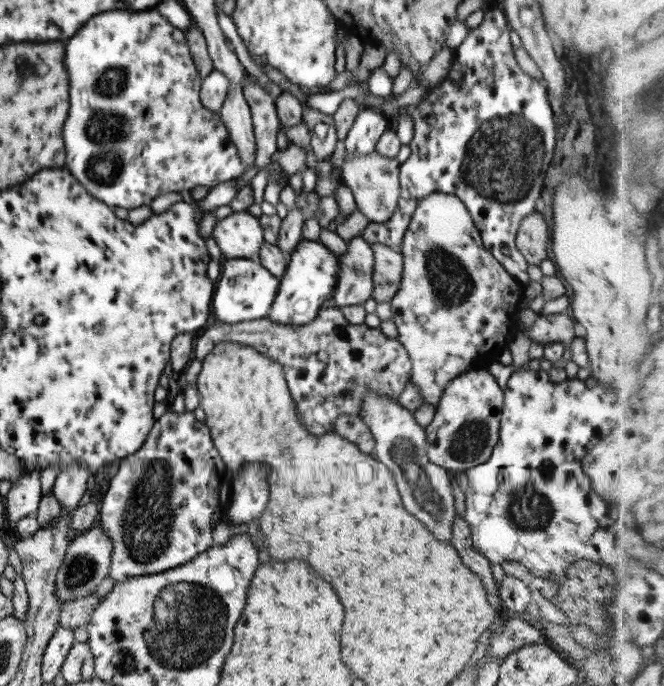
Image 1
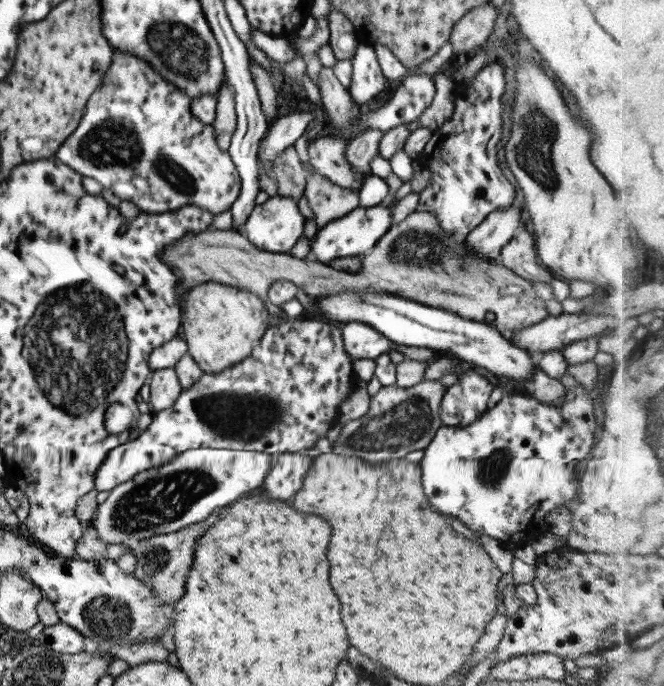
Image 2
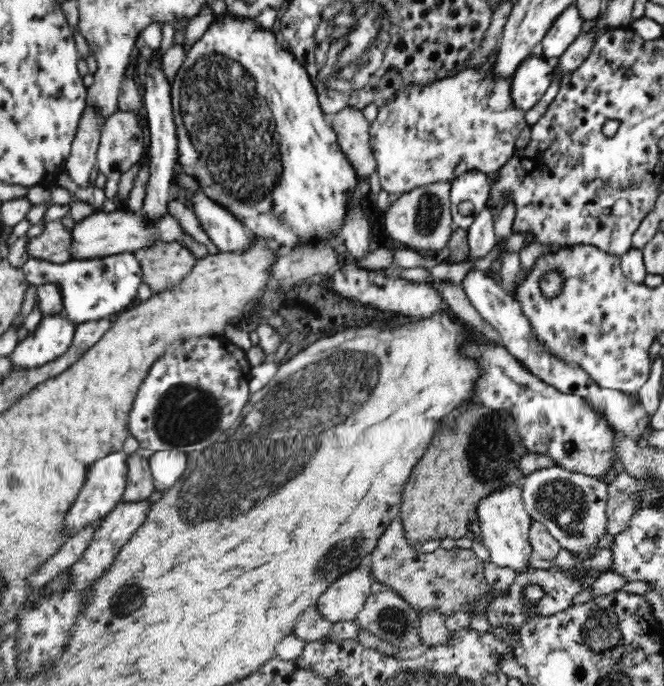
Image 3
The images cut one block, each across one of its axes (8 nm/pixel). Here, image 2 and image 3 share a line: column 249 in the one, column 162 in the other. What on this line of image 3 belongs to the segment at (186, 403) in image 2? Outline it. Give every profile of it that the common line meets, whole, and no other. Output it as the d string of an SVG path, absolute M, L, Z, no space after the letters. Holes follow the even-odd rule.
M188 337L178 346L160 354L148 370L128 414L129 431L140 447L154 453L182 450L184 446L188 446L188 452L204 450L238 420L238 415L246 406L250 395L250 372L251 365L246 351L226 337Z

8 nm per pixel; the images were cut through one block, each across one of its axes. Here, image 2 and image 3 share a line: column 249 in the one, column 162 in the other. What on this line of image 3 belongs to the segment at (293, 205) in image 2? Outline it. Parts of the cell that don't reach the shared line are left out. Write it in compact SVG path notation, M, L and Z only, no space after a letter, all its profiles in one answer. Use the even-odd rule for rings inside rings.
M121 206L115 211L107 213L101 210L84 219L76 222L76 226L72 230L72 237L74 237L72 255L74 255L74 258L94 259L128 252L135 254L156 246L158 242L184 245L184 237L187 236L182 222L169 211L164 211L161 215L158 215L155 218L156 220L149 220L144 212L130 211L130 209Z

